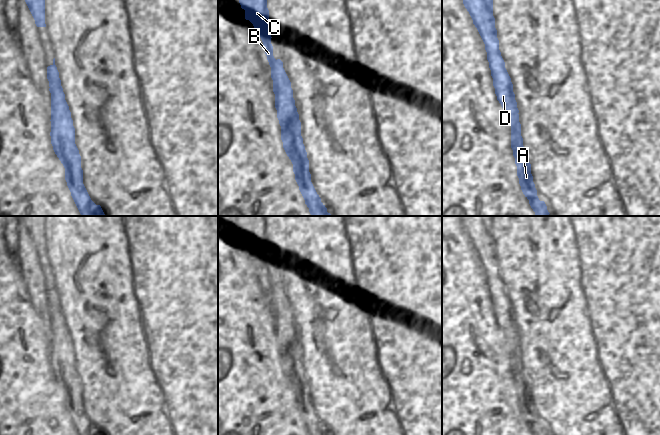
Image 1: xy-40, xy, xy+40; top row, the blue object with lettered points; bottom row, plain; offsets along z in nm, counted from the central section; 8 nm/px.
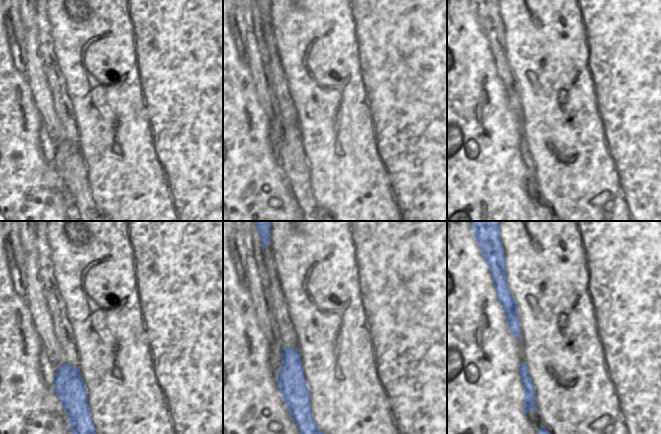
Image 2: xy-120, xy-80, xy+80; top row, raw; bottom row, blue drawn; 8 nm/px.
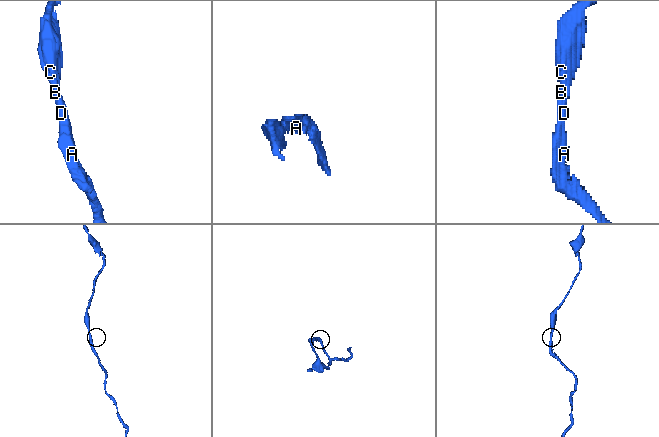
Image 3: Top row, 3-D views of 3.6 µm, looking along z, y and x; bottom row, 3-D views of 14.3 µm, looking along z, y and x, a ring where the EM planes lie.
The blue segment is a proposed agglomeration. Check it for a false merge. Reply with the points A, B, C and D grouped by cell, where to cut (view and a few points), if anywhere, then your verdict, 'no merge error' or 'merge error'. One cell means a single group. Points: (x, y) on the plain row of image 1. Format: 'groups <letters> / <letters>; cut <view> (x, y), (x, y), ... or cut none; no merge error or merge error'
groups A B C D; cut none; no merge error

